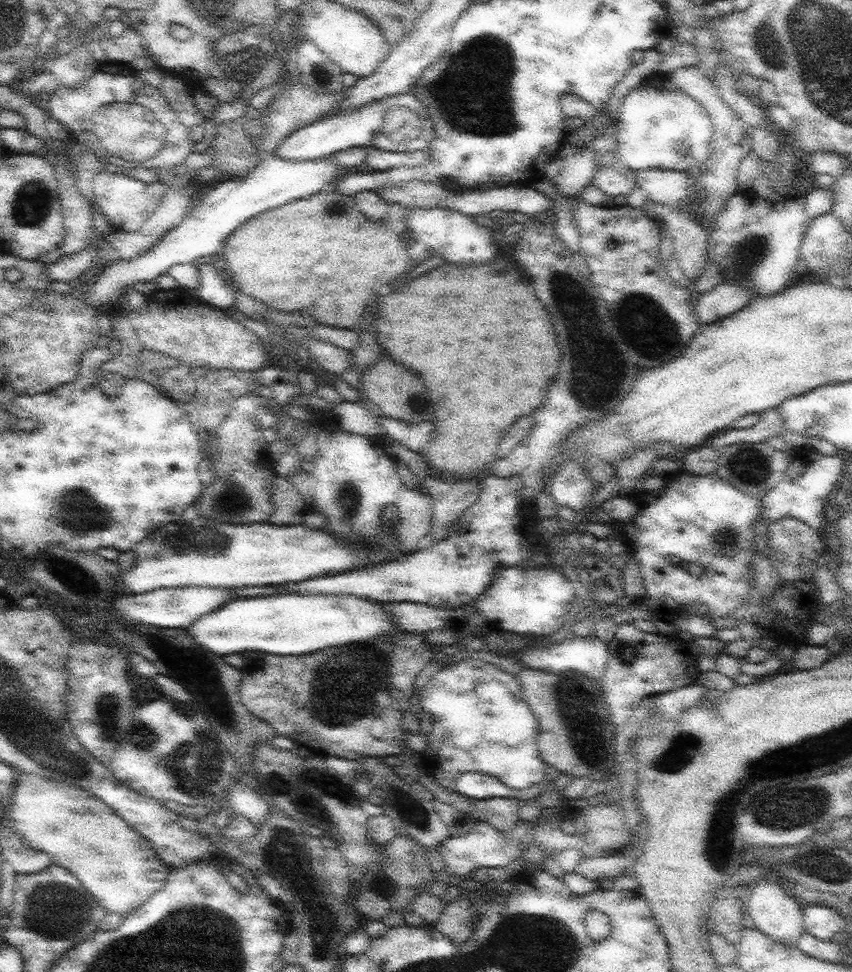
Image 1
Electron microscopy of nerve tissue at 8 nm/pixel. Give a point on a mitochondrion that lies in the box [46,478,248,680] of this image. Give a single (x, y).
(82, 514)

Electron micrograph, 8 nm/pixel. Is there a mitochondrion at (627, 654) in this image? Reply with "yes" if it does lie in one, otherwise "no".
yes

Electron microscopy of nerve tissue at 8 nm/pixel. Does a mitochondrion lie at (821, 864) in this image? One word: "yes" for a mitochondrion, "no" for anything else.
yes

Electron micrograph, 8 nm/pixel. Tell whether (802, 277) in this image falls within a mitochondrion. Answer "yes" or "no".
no

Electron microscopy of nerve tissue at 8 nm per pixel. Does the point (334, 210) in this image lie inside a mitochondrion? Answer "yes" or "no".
yes

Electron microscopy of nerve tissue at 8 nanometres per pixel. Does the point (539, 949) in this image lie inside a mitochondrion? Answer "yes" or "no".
yes

